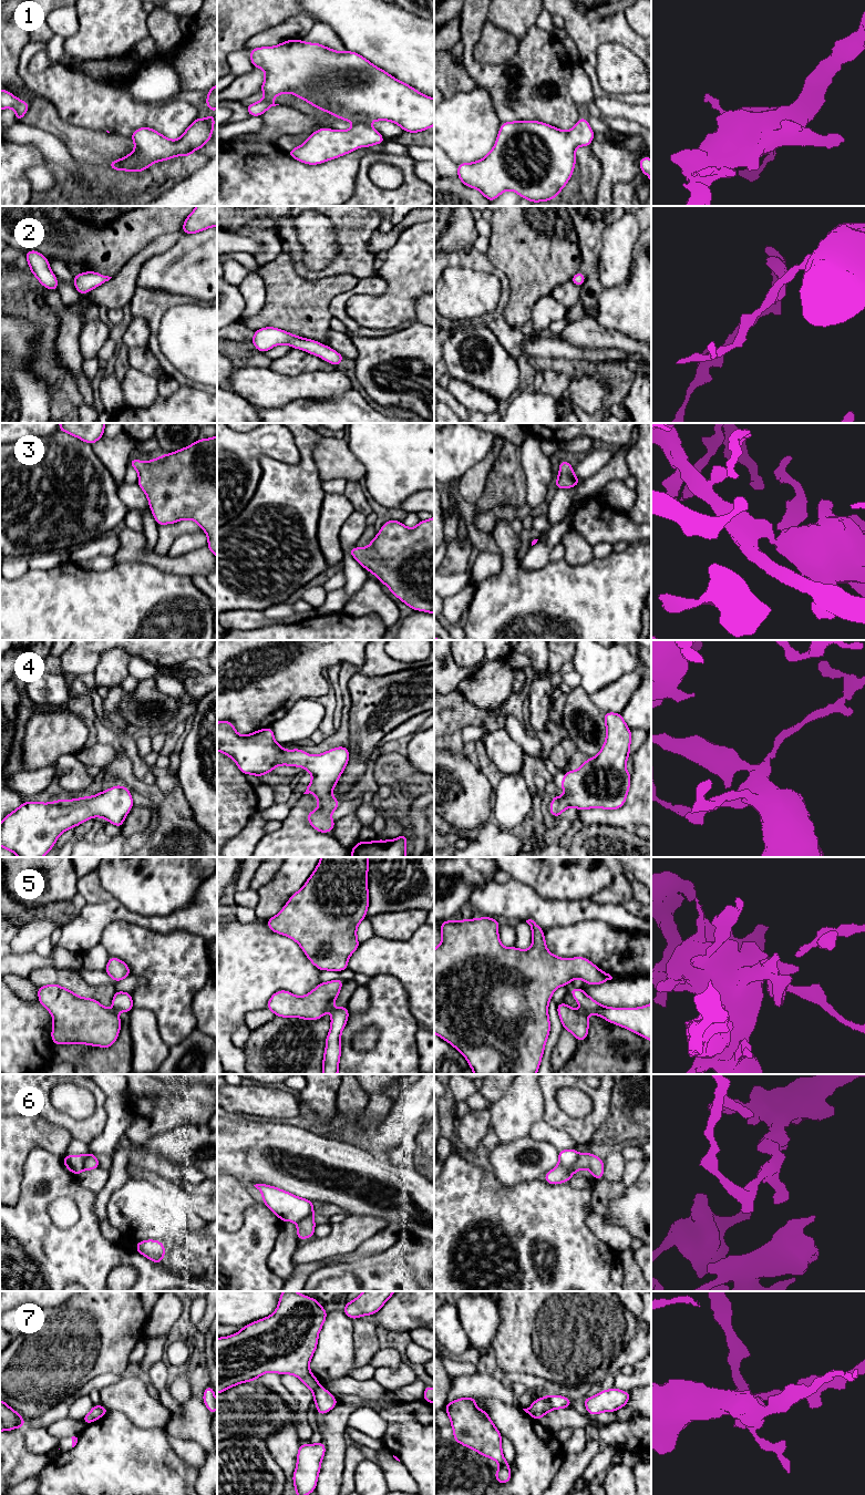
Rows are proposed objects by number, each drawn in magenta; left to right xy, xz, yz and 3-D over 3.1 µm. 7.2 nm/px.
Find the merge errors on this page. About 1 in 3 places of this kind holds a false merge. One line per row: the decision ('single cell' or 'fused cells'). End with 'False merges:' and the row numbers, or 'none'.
1: single cell
2: single cell
3: single cell
4: single cell
5: single cell
6: fused cells
7: fused cells
False merges: 6, 7

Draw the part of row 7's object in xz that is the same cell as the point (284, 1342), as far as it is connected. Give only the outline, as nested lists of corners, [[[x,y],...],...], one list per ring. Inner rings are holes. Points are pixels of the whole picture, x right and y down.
[[[284,1291],[271,1316],[246,1324],[229,1337],[217,1338],[217,1394],[239,1383],[255,1381],[267,1372],[296,1375],[312,1392],[316,1391],[319,1380],[311,1373],[309,1363],[327,1314],[316,1299]]]

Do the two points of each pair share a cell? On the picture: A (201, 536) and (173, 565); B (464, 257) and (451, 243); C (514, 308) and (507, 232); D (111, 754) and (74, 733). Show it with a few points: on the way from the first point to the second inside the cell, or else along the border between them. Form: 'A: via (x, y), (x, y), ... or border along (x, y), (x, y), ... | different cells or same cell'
A: border along (205, 545), (182, 555), (167, 555) | different cells
B: border along (473, 245), (467, 249), (452, 249), (445, 253) | different cells
C: via (518, 289), (518, 250) | same cell
D: border along (84, 746), (74, 754) | different cells

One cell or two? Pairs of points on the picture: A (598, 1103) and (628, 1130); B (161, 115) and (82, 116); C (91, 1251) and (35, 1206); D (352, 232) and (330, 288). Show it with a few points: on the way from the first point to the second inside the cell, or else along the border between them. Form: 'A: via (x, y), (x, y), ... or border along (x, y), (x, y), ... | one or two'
A: border along (614, 1086), (610, 1093), (608, 1115), (594, 1134) | two
B: via (141, 115), (102, 115) | one
C: via (74, 1251), (70, 1251), (41, 1223) | one
D: border along (358, 278), (350, 274), (337, 274), (310, 280) | two

